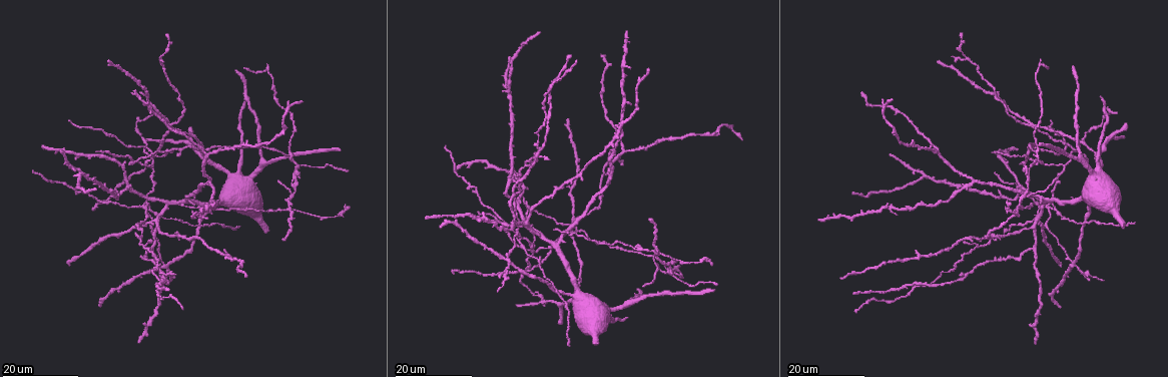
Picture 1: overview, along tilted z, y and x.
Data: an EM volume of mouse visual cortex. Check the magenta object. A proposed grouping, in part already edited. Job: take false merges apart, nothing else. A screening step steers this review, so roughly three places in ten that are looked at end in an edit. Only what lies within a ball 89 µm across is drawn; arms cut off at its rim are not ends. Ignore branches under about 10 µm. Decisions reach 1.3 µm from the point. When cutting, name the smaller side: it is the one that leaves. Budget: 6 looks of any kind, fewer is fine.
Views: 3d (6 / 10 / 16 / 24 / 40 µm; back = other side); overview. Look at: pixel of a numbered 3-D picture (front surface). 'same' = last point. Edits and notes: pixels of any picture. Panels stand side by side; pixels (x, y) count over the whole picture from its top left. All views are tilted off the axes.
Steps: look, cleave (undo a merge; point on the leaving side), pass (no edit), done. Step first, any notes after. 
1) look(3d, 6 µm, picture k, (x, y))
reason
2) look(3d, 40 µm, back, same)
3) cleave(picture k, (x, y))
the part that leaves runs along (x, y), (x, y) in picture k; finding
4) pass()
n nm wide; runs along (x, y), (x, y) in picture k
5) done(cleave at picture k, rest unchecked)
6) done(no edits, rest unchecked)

look(3d, 24 µm, picture 1, (133, 159))
a fork

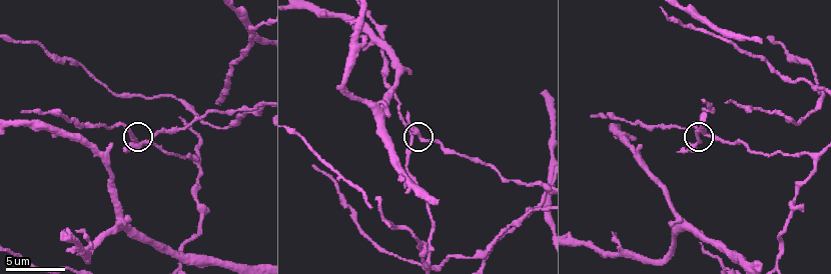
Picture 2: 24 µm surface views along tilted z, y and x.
look(3d, 10 µm, picture 2, (413, 139))

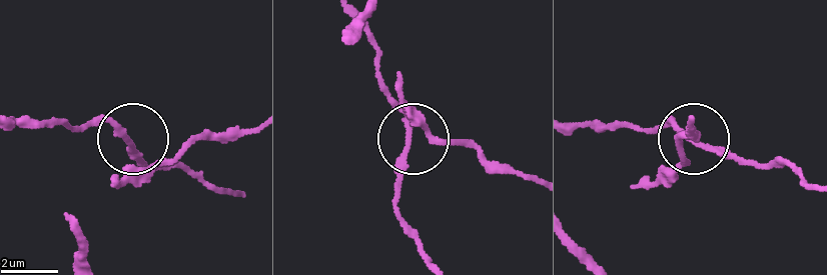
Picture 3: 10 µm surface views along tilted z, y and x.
pass()
runs along (428, 256), (396, 206), (412, 135), (385, 88) in picture 3; one cell here

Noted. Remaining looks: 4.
look(3d, 16 µm, picture 1, (185, 147))
thin arm on a thick one

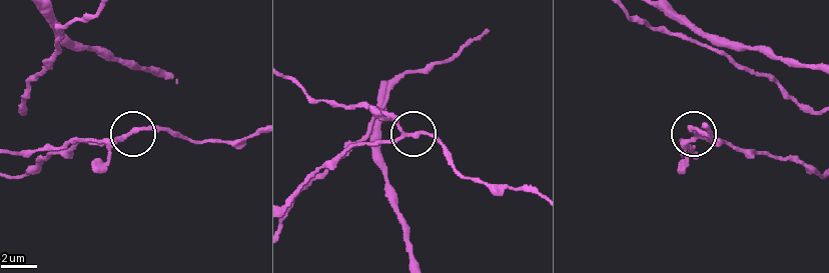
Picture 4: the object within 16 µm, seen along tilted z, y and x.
look(3d, 10 µm, picture 4, (408, 135))
closer look

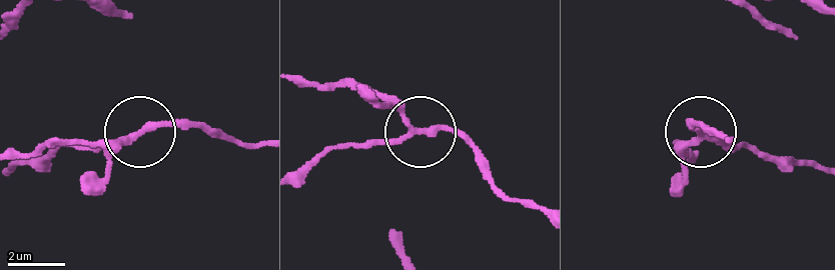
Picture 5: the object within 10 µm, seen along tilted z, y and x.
pass()
runs along (19, 155), (49, 146), (110, 146), (132, 134), (57, 147) in picture 5; one cell here

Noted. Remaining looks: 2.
look(3d, 6 µm, picture 2, (728, 39))
three-way junction

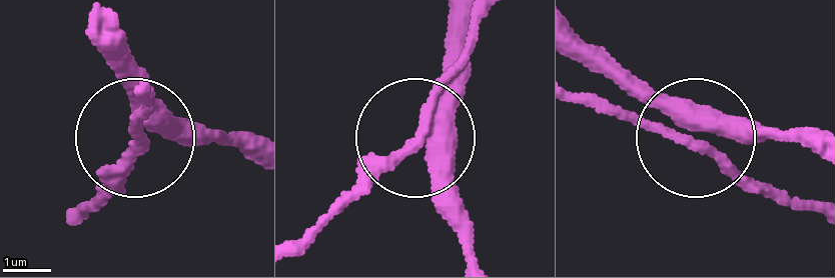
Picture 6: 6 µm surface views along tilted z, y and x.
pass()
runs along (251, 149), (140, 139), (131, 118), (142, 85) in picture 6; all the same cell

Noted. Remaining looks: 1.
done(no edits, rest unchecked)

